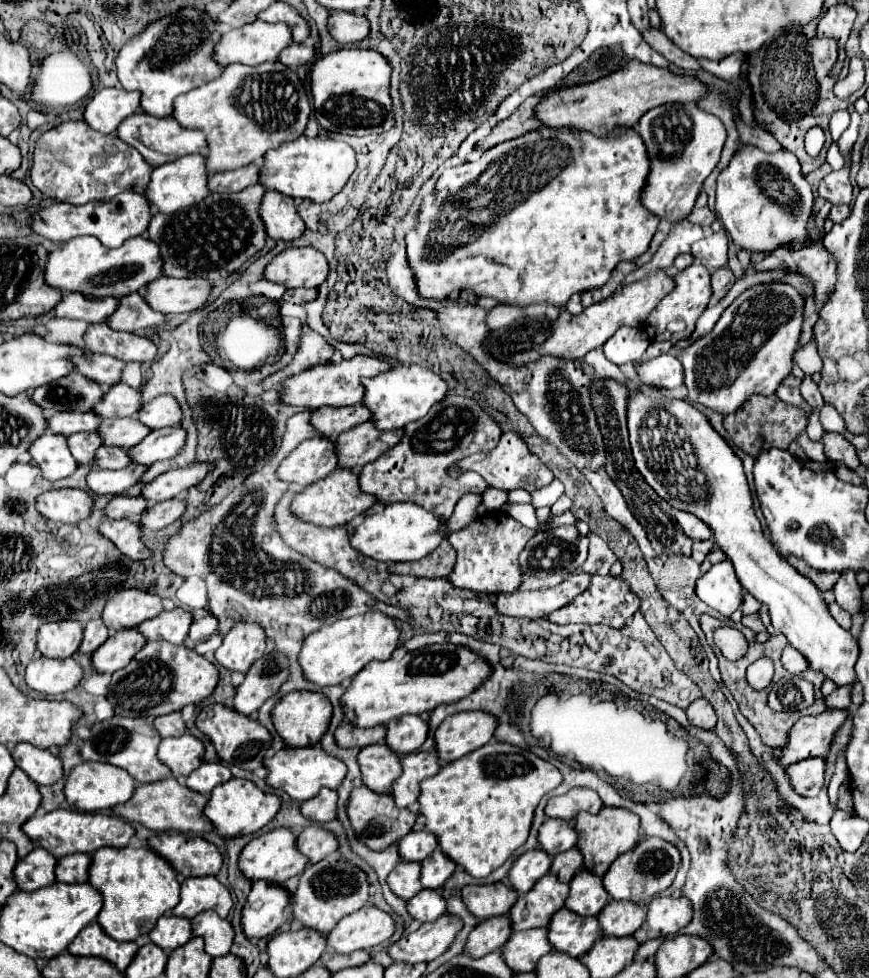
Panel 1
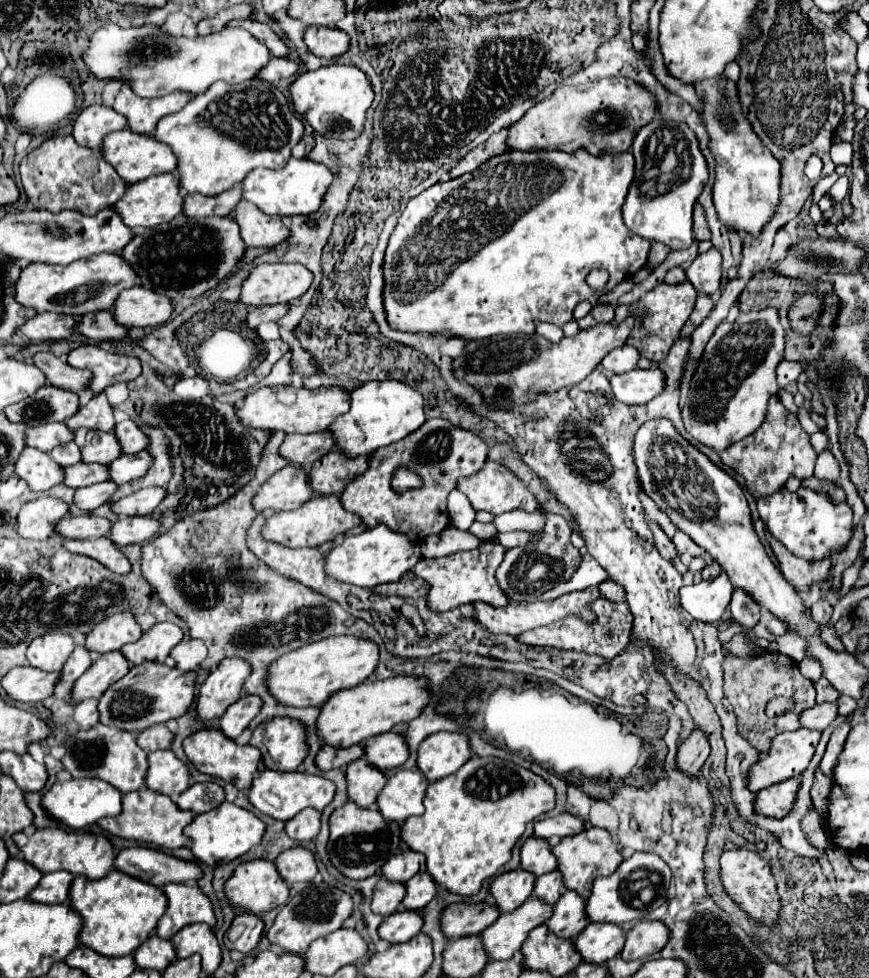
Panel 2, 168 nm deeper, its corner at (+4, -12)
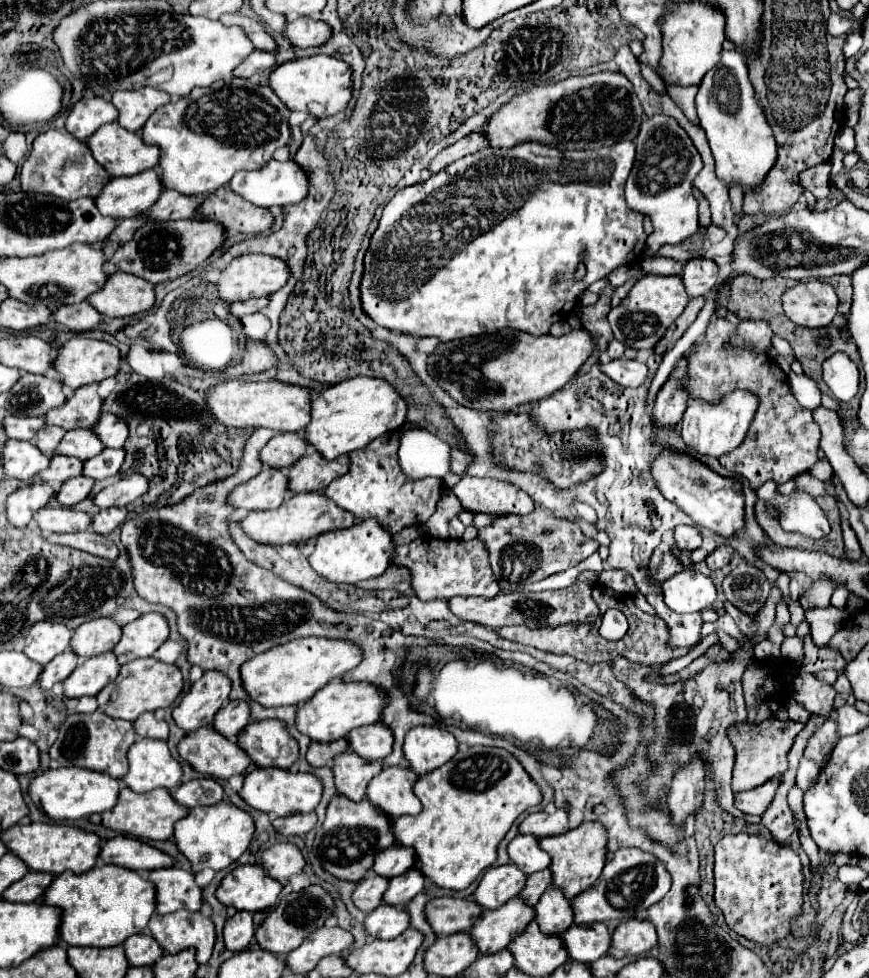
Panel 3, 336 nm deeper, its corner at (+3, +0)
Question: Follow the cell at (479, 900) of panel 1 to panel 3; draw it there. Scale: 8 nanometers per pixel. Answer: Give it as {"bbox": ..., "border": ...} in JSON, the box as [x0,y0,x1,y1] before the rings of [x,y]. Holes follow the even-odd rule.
{"bbox":[426,897,482,935],"border":[[[438,897],[430,899],[426,905],[426,917],[436,935],[468,933],[476,919],[482,915],[482,907],[474,899],[456,899],[456,897]]]}

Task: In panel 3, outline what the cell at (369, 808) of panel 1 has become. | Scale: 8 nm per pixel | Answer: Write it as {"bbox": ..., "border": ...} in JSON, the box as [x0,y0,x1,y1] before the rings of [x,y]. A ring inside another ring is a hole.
{"bbox":[314,795,394,881],"border":[[[336,795],[328,805],[326,821],[322,825],[322,841],[314,843],[314,853],[330,875],[346,881],[360,881],[372,867],[374,857],[390,845],[394,845],[394,833],[390,819],[382,815],[382,811],[378,811],[368,799],[350,803],[344,795]]]}

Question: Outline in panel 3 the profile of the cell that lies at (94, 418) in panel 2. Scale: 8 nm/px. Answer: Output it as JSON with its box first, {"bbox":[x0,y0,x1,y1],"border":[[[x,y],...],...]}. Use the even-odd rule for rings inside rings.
{"bbox":[46,385,102,431],"border":[[[86,385],[74,391],[74,395],[62,405],[46,413],[50,425],[58,425],[66,431],[74,427],[94,427],[102,415],[102,399],[96,393],[98,385]]]}

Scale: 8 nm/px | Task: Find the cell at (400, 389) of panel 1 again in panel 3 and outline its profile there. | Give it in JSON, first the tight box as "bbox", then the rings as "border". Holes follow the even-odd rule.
{"bbox":[306,375,406,459],"border":[[[366,375],[346,379],[314,397],[312,421],[306,425],[306,441],[326,459],[336,459],[338,455],[366,447],[372,439],[386,431],[396,431],[404,425],[406,415],[406,401],[398,395],[398,391],[394,391],[394,387],[390,387],[390,383],[386,383],[386,379],[370,379]]]}

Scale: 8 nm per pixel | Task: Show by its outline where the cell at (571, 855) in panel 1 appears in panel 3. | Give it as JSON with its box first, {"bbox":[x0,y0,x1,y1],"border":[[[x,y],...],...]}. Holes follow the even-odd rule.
{"bbox":[520,869,552,907],"border":[[[542,869],[542,871],[538,871],[538,873],[534,873],[534,875],[528,877],[526,887],[522,889],[520,897],[524,899],[526,905],[532,905],[534,907],[538,903],[538,899],[542,897],[542,893],[550,885],[552,885],[552,873],[550,873],[550,869]]]}

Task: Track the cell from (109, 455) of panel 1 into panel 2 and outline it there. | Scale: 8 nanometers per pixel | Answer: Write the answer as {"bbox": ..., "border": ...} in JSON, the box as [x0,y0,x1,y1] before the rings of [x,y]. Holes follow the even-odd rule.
{"bbox":[63,463,107,489],"border":[[[77,463],[71,467],[65,467],[65,479],[63,483],[71,489],[87,487],[93,483],[101,483],[107,479],[107,467],[97,465],[97,463]]]}

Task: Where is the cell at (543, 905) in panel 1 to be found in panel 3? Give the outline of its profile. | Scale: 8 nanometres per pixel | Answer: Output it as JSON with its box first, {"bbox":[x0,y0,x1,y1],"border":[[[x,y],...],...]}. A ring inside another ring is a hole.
{"bbox":[470,897,534,953],"border":[[[520,897],[510,899],[500,909],[484,909],[474,923],[470,935],[474,937],[480,953],[498,953],[510,945],[518,933],[526,929],[526,923],[534,919],[534,909],[526,907]]]}

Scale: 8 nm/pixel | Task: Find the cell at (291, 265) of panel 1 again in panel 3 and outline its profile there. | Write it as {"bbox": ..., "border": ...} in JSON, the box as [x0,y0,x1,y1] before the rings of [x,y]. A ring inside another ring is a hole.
{"bbox":[218,255,290,303],"border":[[[242,255],[236,257],[218,281],[220,297],[228,303],[252,297],[266,297],[286,285],[290,269],[286,261],[270,255]]]}

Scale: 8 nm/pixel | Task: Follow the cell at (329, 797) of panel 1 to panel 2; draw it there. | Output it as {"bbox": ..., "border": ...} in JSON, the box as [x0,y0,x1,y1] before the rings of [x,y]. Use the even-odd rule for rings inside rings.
{"bbox":[285,809,321,841],"border":[[[305,809],[285,823],[285,833],[295,841],[311,841],[317,837],[321,827],[321,813],[313,809]]]}

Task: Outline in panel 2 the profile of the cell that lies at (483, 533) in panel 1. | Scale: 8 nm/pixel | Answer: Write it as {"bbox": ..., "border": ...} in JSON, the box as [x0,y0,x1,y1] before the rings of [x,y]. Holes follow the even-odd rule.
{"bbox":[411,541,509,611],"border":[[[487,541],[473,551],[457,551],[439,559],[423,557],[411,571],[429,583],[427,607],[433,611],[449,611],[449,609],[461,607],[465,603],[475,603],[475,601],[485,601],[493,607],[505,607],[509,599],[497,587],[497,579],[493,579],[495,569],[501,565],[503,555],[505,555],[505,547]]]}

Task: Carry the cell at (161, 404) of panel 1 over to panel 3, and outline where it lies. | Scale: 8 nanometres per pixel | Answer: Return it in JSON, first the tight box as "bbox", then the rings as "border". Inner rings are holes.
{"bbox":[94,413,130,447],"border":[[[102,413],[102,417],[100,417],[98,427],[94,429],[94,433],[100,437],[100,441],[106,447],[124,447],[130,429],[116,415]]]}

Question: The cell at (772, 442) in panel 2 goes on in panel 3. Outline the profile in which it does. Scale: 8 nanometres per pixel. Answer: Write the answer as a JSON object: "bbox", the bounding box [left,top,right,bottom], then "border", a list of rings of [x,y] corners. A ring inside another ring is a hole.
{"bbox":[684,319,820,489],"border":[[[716,319],[706,329],[706,335],[690,351],[688,377],[684,387],[690,397],[702,397],[708,403],[718,403],[720,399],[734,389],[748,389],[760,397],[760,407],[748,429],[746,439],[728,455],[722,457],[722,465],[730,471],[748,479],[752,489],[758,489],[766,481],[786,483],[800,473],[812,469],[818,461],[818,441],[820,427],[812,419],[812,411],[800,407],[792,397],[788,377],[768,355],[758,355],[750,351],[724,351],[726,339],[734,333],[736,325],[726,319]]]}

